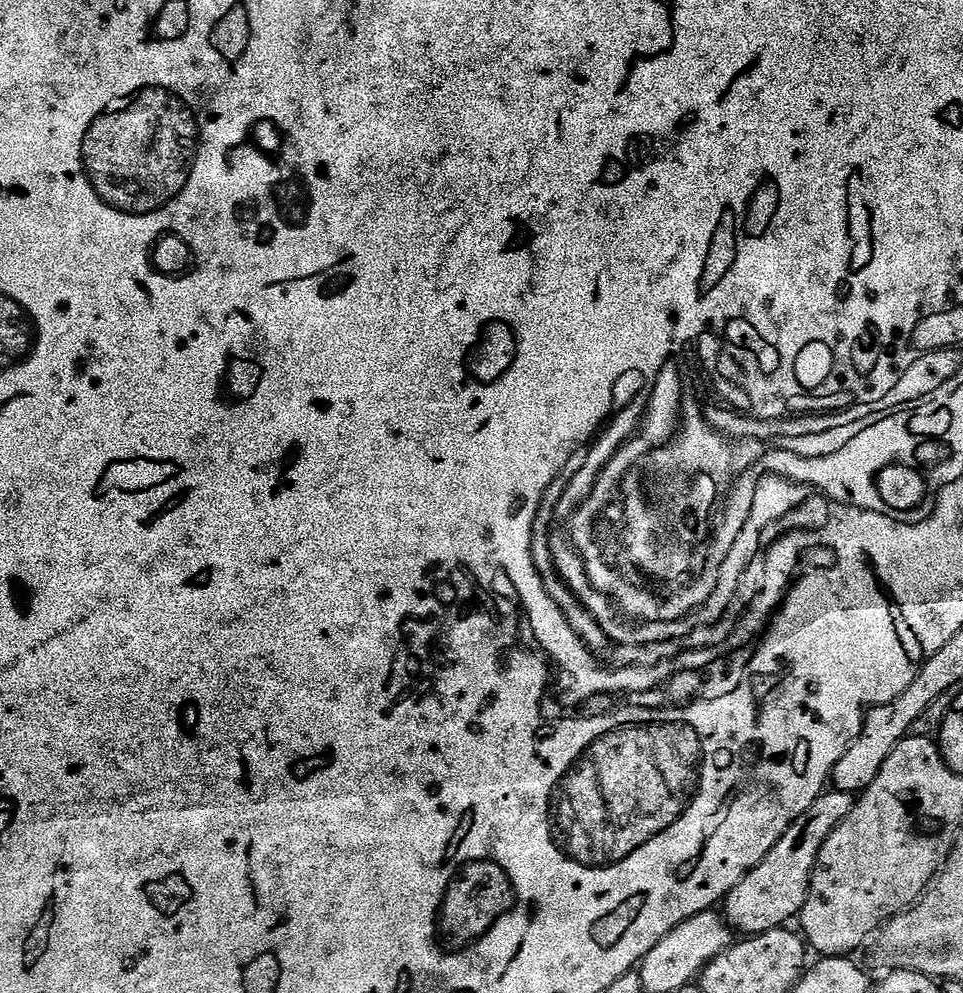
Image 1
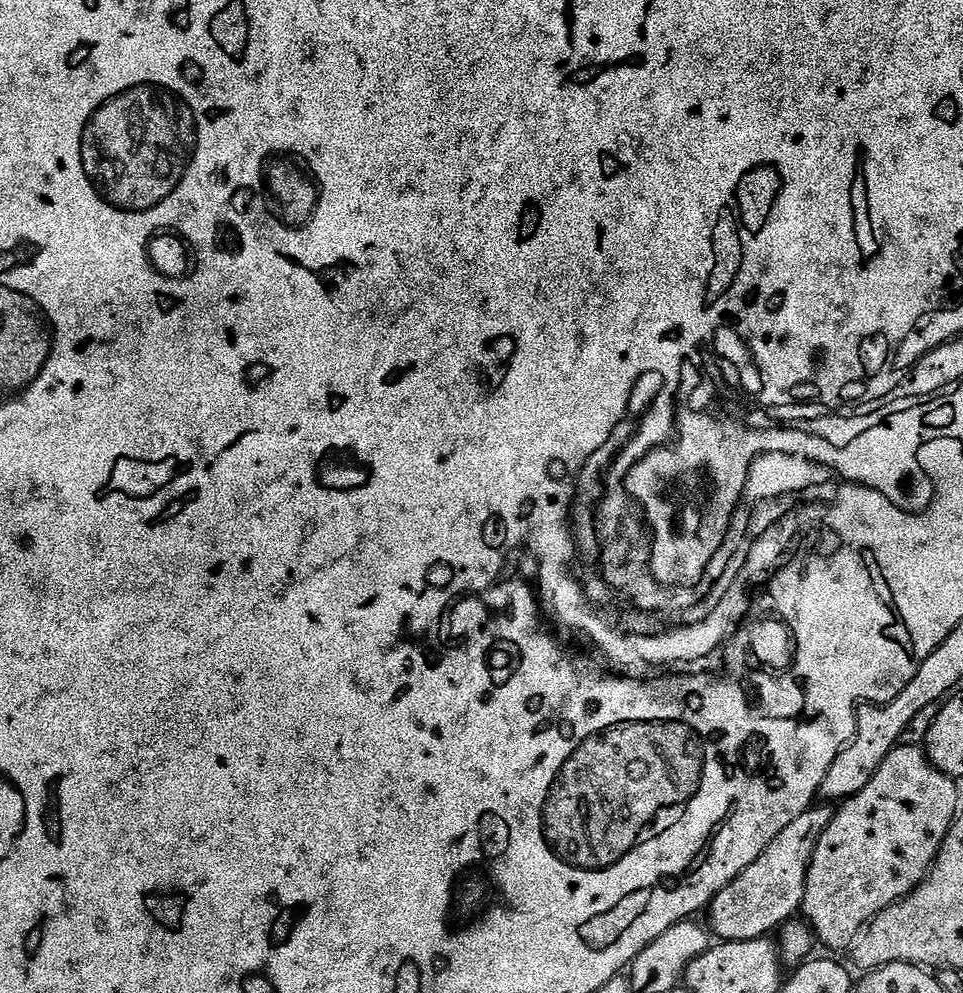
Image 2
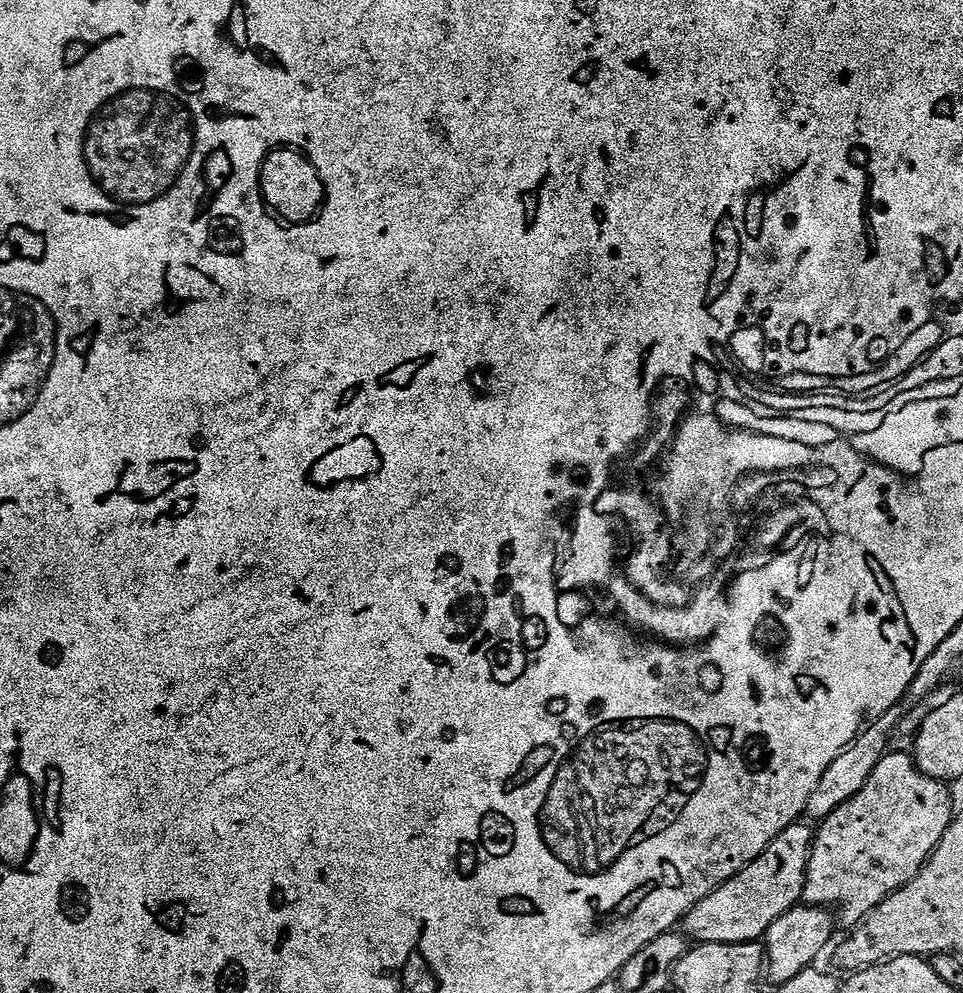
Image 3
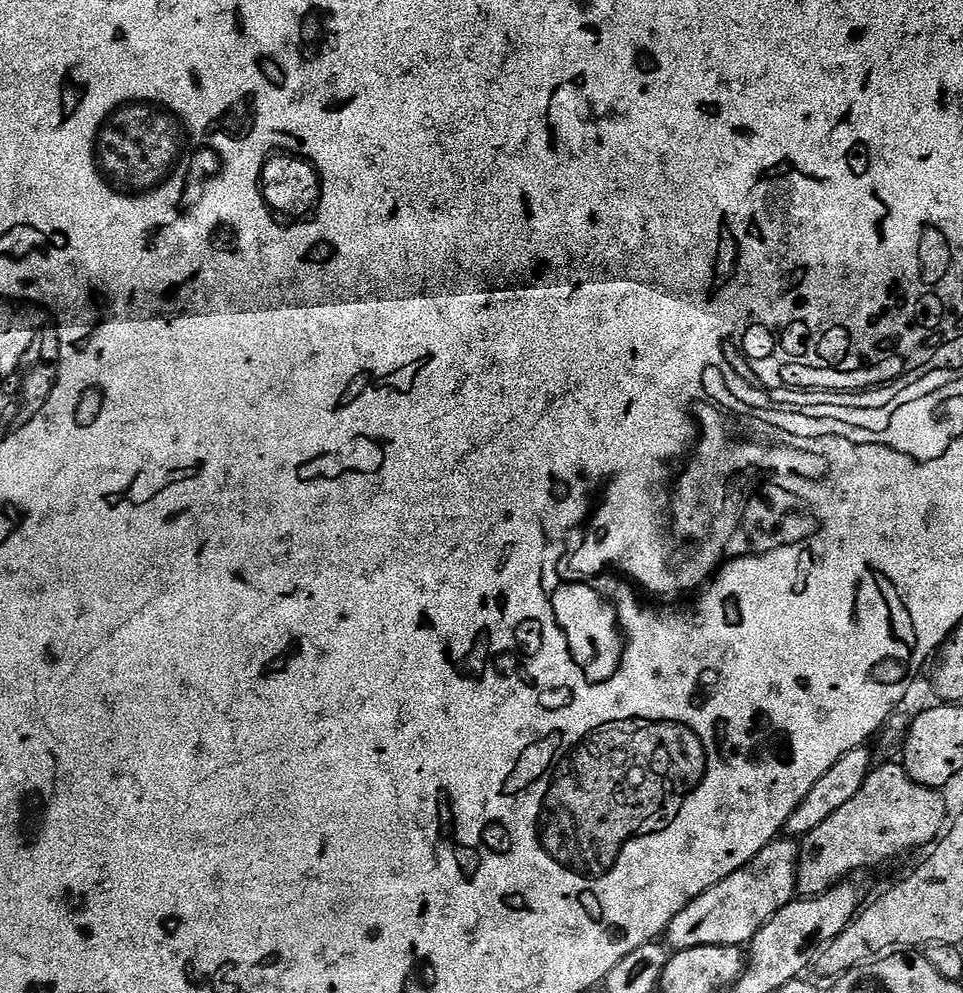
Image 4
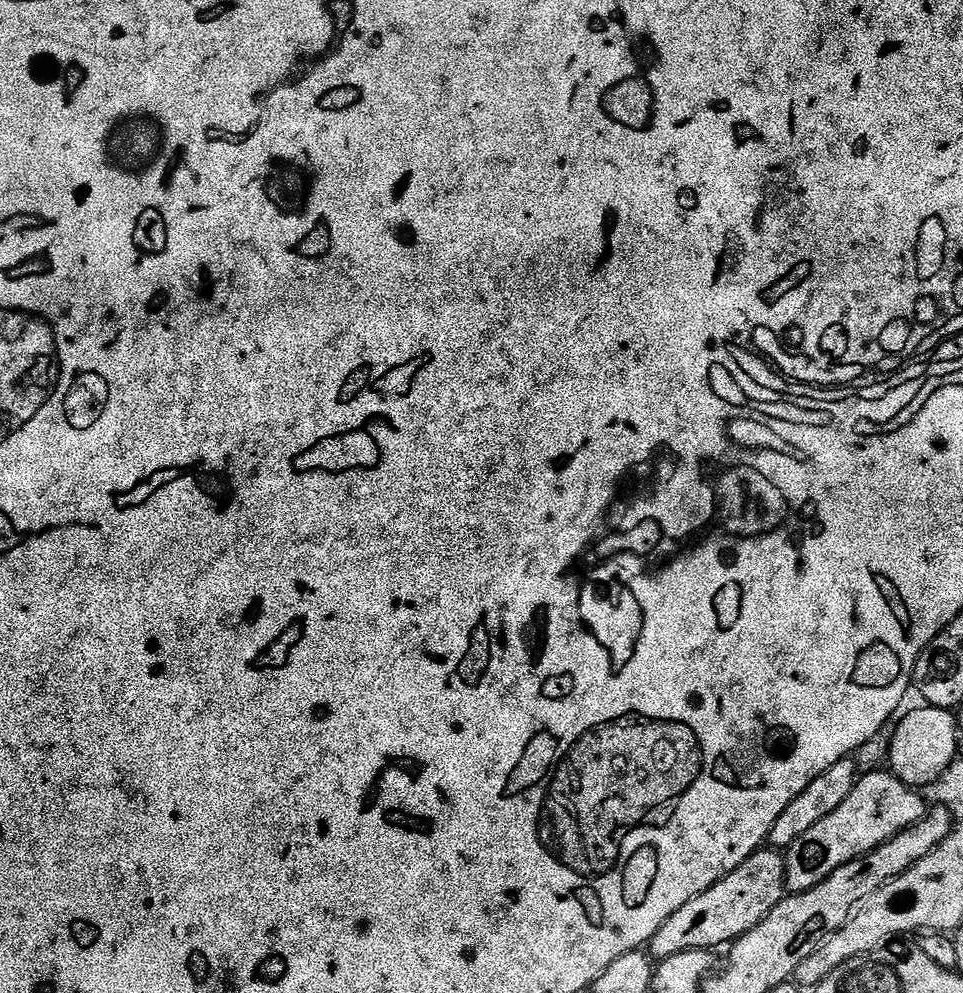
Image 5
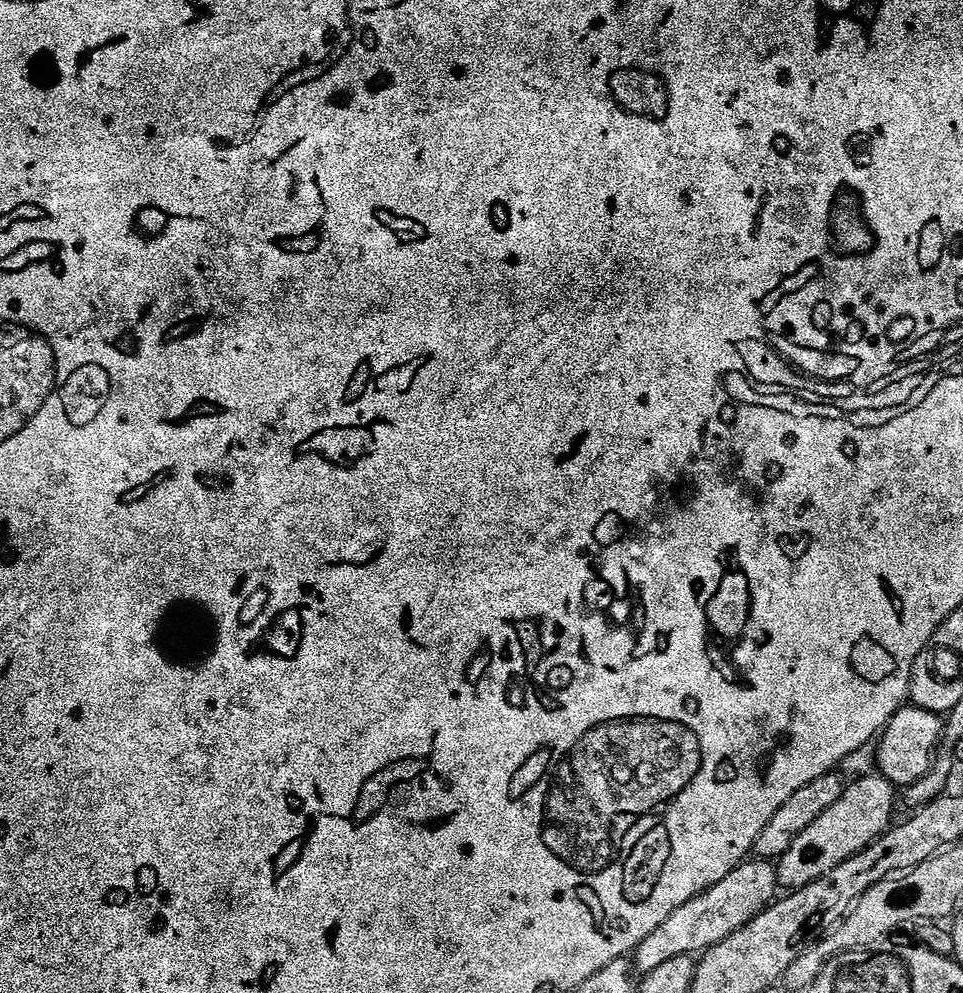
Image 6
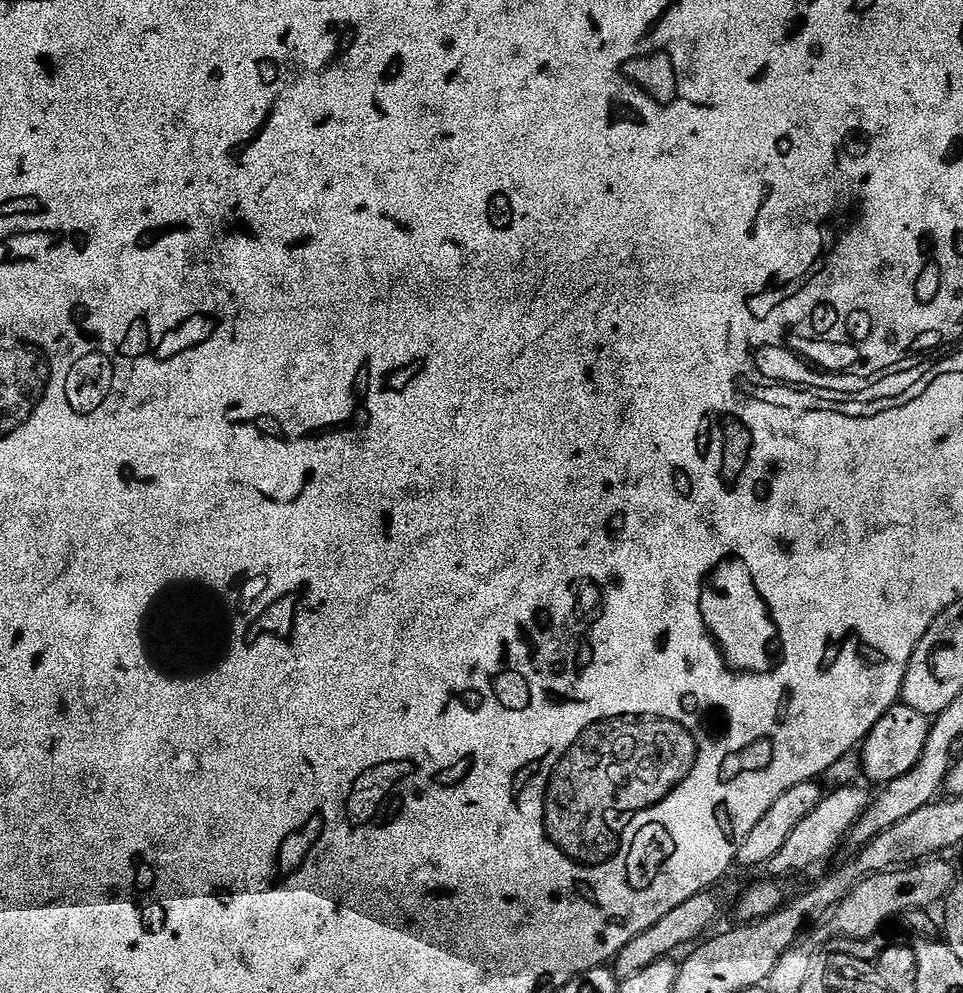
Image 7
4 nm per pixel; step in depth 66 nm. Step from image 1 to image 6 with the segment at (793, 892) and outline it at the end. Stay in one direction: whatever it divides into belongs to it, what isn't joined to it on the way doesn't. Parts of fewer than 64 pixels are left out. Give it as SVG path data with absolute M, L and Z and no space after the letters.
M749 858L739 864L727 878L718 882L701 896L695 896L686 906L678 906L654 934L642 941L634 953L634 968L637 973L650 974L658 970L658 966L670 962L670 958L679 956L695 957L714 947L718 942L730 938L746 922L750 922L759 912L764 911L778 896L775 863Z

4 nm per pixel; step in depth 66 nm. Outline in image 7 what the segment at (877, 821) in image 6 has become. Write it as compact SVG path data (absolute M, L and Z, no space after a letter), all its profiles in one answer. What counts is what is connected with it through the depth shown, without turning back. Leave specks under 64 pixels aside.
M860 786L840 788L829 791L824 799L820 800L813 813L809 814L790 834L790 839L770 858L767 871L772 871L773 877L792 876L795 872L808 872L819 864L824 864L840 848L843 840L849 839L852 827L858 822L858 818L868 810L870 796L860 789Z

